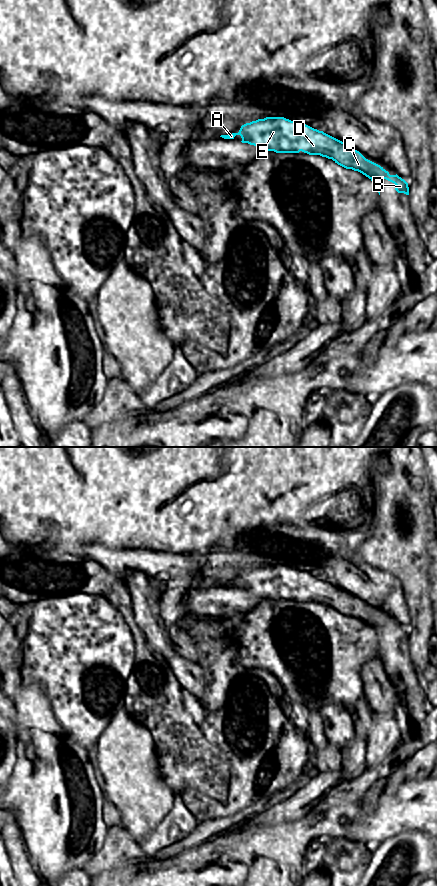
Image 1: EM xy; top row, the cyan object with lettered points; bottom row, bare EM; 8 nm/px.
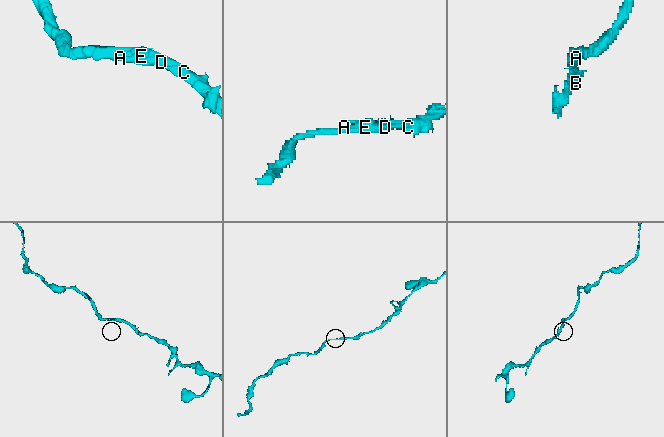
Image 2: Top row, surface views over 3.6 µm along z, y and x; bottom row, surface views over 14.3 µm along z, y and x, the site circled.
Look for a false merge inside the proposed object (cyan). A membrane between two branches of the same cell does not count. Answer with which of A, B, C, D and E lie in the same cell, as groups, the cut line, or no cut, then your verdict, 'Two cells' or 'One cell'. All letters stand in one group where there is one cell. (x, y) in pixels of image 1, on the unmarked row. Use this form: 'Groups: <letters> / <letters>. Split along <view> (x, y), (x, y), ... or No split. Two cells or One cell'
Groups: A B C D E. No split. One cell

